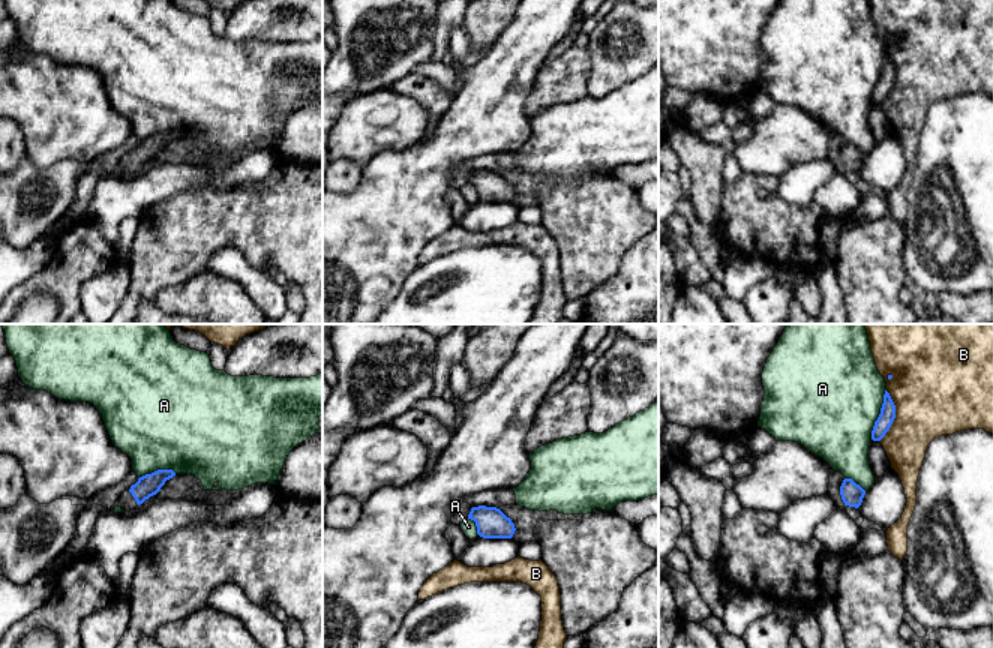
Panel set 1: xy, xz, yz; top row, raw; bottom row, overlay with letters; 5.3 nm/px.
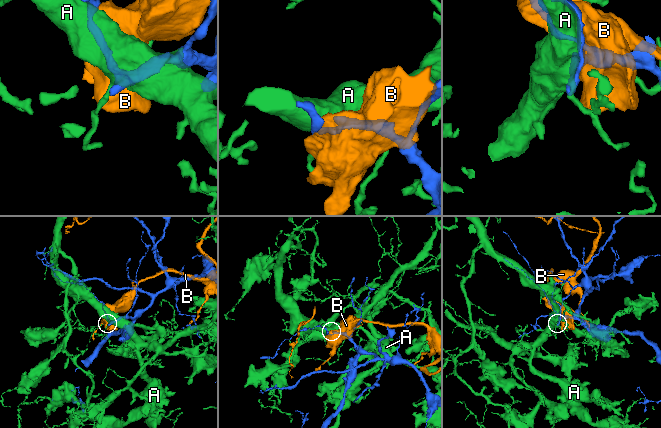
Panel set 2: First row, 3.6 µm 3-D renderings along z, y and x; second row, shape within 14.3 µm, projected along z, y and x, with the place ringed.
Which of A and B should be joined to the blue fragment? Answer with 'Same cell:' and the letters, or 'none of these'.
Same cell: none of these

